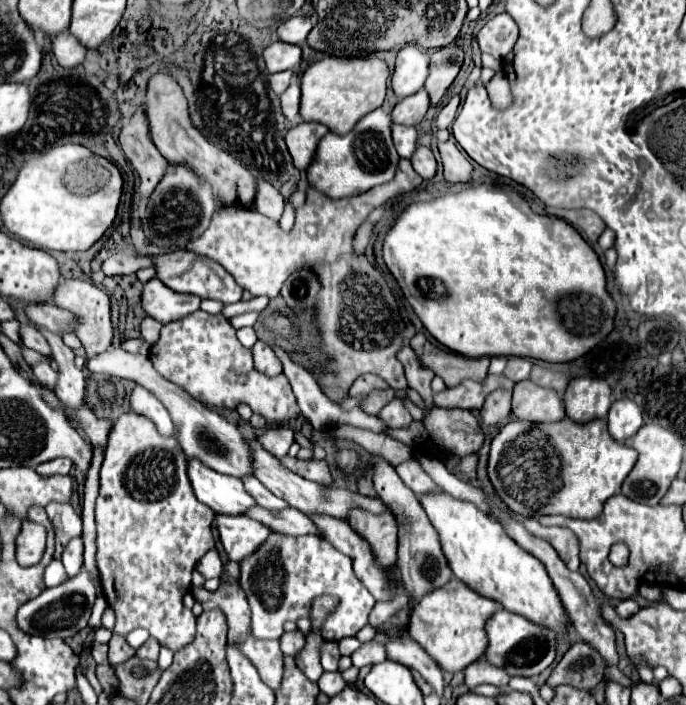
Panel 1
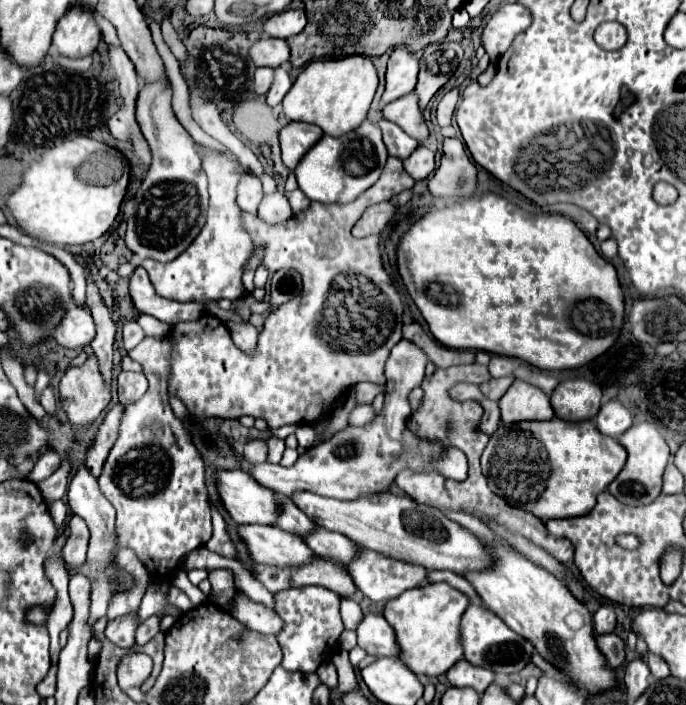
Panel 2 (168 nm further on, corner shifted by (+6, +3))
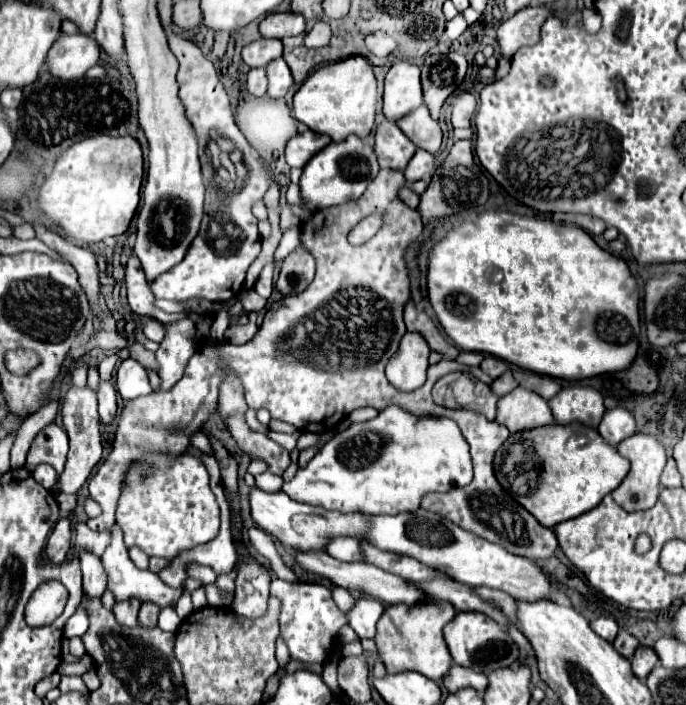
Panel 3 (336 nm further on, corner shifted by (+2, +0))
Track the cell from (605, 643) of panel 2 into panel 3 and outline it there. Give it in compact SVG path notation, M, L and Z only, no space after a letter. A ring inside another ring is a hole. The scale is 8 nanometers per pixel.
M619 631L619 635L617 635L617 639L613 641L613 645L615 645L615 649L617 649L623 657L631 657L639 643L637 643L637 639L635 639L631 633Z

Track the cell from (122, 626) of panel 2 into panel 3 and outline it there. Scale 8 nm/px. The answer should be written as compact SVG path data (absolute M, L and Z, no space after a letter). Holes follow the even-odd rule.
M131 597L131 599L115 603L113 605L113 613L119 619L119 623L123 623L125 627L135 627L139 605L141 605L141 601L137 597Z

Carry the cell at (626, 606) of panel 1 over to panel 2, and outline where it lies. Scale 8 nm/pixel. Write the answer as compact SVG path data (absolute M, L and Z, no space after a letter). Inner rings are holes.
M601 606L593 614L593 620L595 620L597 634L607 634L607 632L613 632L613 628L615 628L615 612L609 606Z

